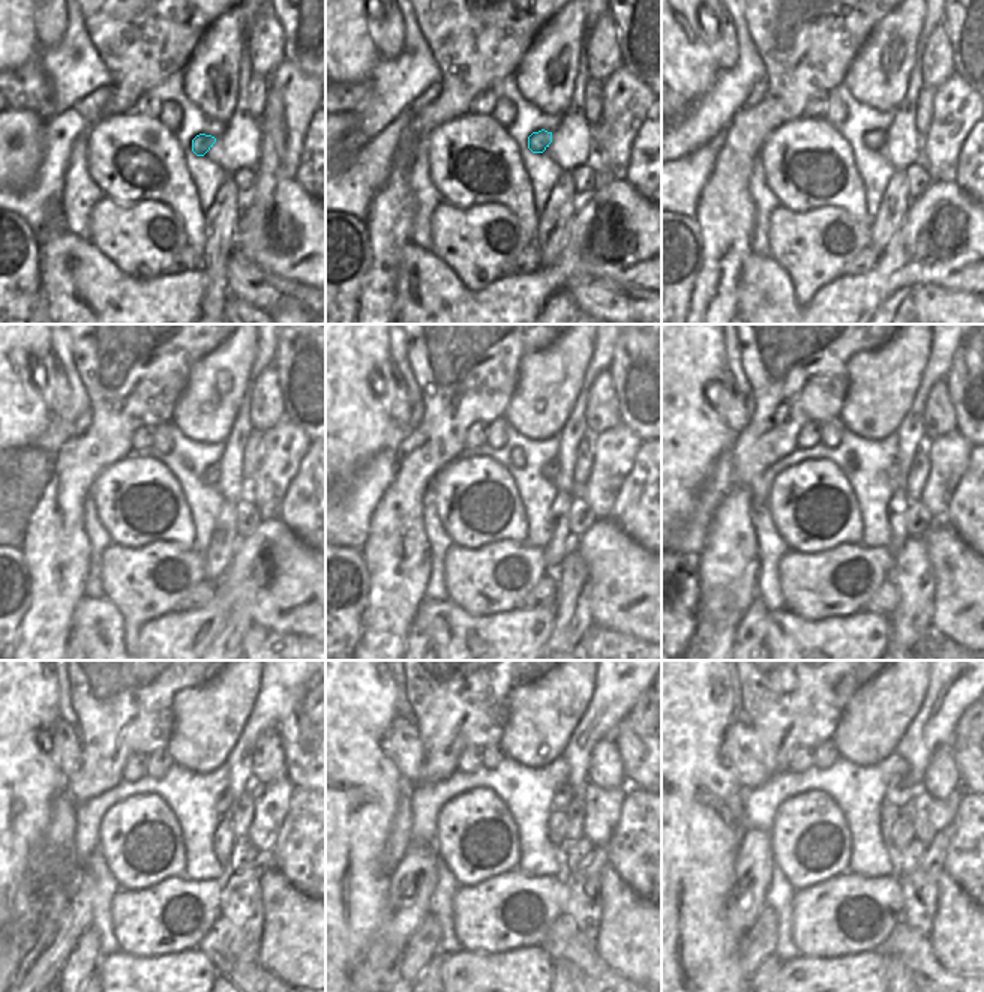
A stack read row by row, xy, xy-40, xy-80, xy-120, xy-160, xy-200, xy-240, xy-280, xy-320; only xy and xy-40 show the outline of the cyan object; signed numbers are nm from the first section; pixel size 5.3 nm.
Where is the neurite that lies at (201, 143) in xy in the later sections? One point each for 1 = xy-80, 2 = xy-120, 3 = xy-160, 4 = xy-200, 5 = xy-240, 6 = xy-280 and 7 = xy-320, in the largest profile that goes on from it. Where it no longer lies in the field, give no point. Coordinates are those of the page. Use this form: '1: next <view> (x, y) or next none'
1: next xy-80 (876, 140)
2: next xy-120 (210, 474)
3: next xy-160 (551, 468)
4: next xy-200 (894, 468)
5: next xy-240 (224, 802)
6: next xy-280 (564, 794)
7: next xy-320 (900, 790)

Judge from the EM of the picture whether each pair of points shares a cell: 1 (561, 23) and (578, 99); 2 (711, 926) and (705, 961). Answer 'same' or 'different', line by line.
1: different
2: same

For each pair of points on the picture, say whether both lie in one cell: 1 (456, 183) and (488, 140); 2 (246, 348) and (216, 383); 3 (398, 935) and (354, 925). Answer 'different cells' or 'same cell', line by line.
1: same cell
2: same cell
3: different cells

